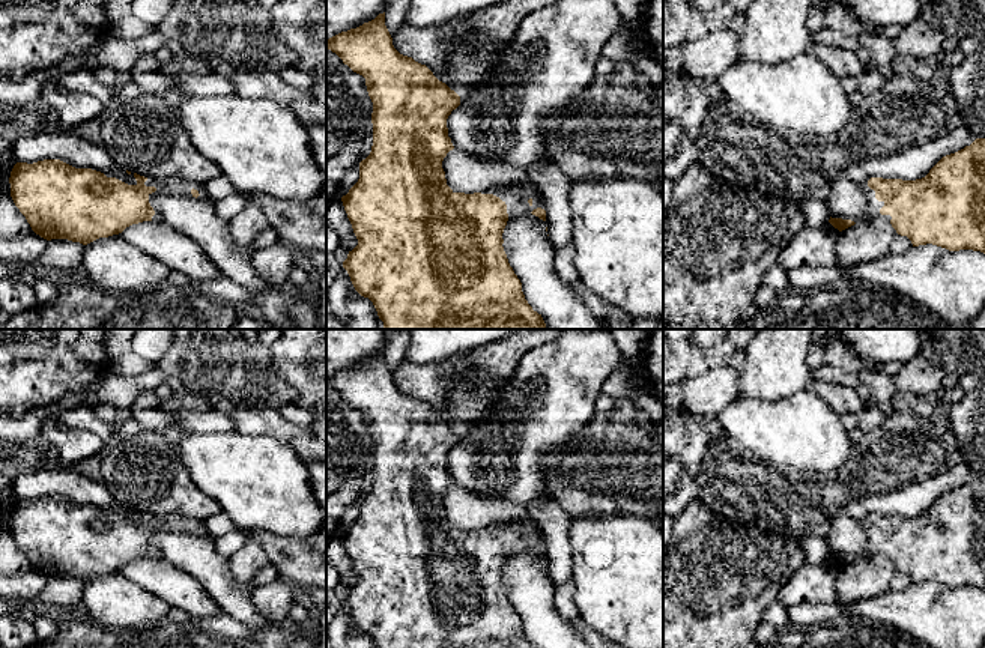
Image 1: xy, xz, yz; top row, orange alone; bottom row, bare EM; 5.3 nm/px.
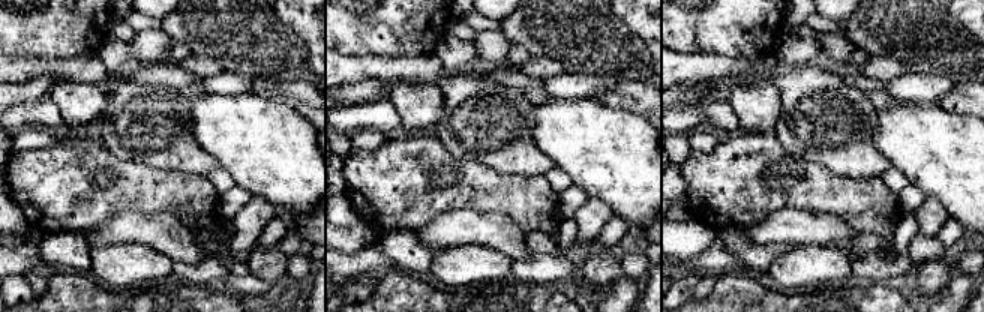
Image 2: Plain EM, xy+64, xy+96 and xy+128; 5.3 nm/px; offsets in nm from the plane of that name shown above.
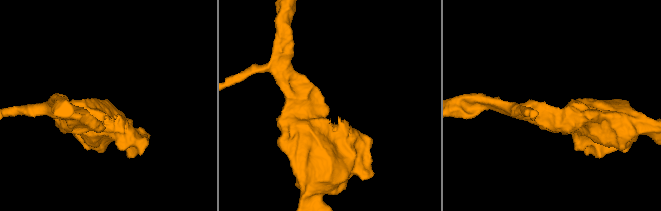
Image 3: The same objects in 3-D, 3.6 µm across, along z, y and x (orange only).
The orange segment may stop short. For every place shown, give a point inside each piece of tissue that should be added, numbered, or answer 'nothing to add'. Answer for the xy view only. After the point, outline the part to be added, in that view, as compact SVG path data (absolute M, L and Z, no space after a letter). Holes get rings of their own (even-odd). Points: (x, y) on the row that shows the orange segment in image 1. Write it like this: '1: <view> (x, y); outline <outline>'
1: xy (182, 187); outline M147 179L144 185L155 186L156 191L162 191L167 194L182 194L182 195L191 195L191 197L192 197L191 189L194 188L200 194L197 198L209 198L203 183L191 182L185 179L167 179L167 180Z

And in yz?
1: yz (874, 206); outline M868 177L866 180L863 180L860 183L863 191L865 191L865 197L868 198L866 220L872 220L872 218L880 217L880 218L884 218L884 220L890 221L892 220L890 215L881 215L880 213L880 209L884 206L884 201L878 201L875 198L875 191L868 186L869 179L871 177Z

